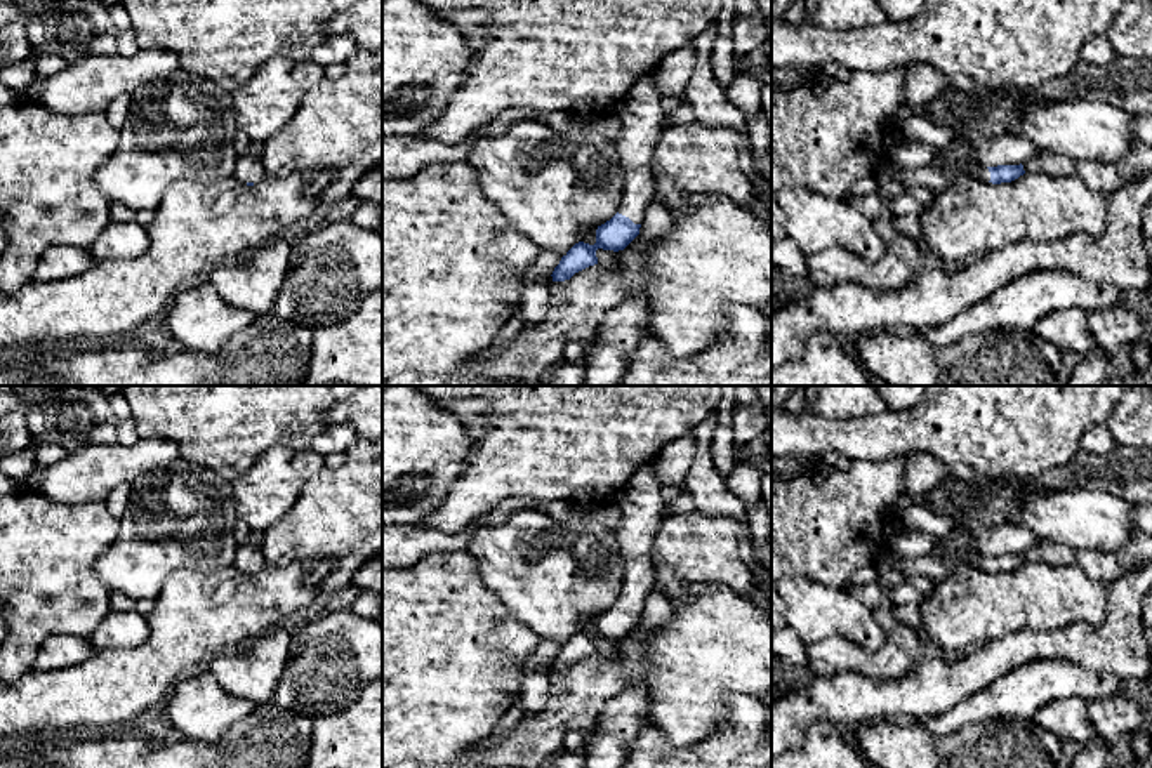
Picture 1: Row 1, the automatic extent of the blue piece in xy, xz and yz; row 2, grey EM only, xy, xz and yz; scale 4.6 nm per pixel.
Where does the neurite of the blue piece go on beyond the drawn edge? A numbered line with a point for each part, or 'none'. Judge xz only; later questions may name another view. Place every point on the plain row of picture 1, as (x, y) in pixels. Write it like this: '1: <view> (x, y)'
1: xz (642, 508)

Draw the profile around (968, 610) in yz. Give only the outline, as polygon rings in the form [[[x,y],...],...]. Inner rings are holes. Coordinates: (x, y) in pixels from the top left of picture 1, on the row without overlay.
[[[1023,563],[1011,572],[983,572],[964,565],[937,584],[930,598],[919,603],[924,638],[945,657],[963,657],[971,650],[1001,639],[1010,632],[1055,631],[1072,624],[1100,627],[1107,617],[1109,586],[1091,579],[1079,565],[1048,566]]]

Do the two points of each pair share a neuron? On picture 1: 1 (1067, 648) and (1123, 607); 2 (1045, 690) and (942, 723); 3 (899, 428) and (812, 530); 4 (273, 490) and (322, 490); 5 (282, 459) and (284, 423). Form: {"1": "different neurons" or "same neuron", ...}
{"1": "same neuron", "2": "same neuron", "3": "different neurons", "4": "different neurons", "5": "different neurons"}

